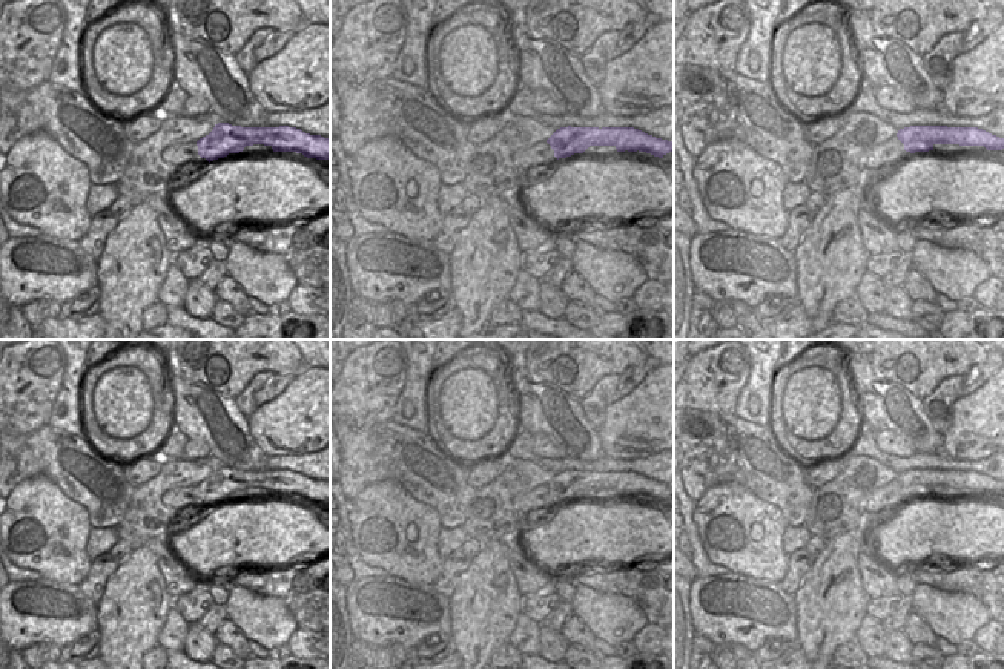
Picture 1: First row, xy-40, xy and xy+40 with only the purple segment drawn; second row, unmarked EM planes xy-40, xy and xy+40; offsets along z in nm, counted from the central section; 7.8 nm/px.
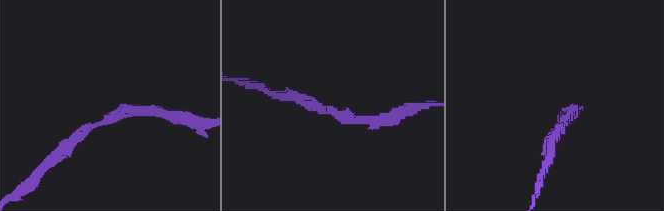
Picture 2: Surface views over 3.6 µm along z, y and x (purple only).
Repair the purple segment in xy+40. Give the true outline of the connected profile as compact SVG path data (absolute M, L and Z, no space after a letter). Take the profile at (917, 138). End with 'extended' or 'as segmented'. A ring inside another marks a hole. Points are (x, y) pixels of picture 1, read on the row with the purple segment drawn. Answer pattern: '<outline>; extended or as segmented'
M910 126L900 129L897 137L904 144L904 150L910 153L933 150L935 144L984 146L987 150L1004 149L1004 138L978 127Z; as segmented

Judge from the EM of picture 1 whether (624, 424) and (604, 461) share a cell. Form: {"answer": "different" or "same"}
{"answer": "different"}

